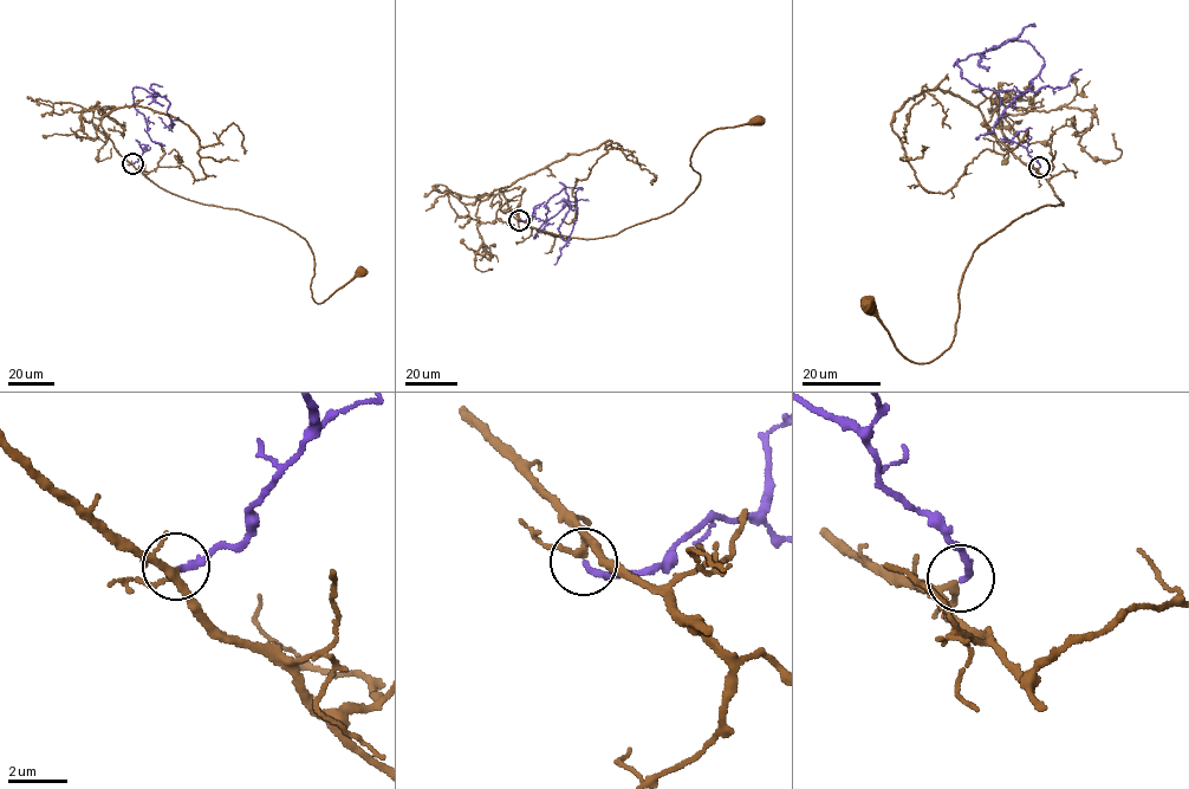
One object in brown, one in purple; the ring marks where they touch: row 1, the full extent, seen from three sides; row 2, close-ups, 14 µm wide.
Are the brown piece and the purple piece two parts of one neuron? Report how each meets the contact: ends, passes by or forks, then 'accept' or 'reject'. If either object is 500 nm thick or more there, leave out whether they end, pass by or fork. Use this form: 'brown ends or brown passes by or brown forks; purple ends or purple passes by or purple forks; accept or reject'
brown forks; purple ends; accept

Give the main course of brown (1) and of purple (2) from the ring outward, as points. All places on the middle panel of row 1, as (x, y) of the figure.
1: (519, 219), (541, 230), (589, 239), (616, 234), (669, 214), (699, 183), (689, 157), (706, 135), (757, 121)
2: (519, 220), (550, 200), (534, 239), (567, 202), (566, 187), (582, 188), (553, 264)

